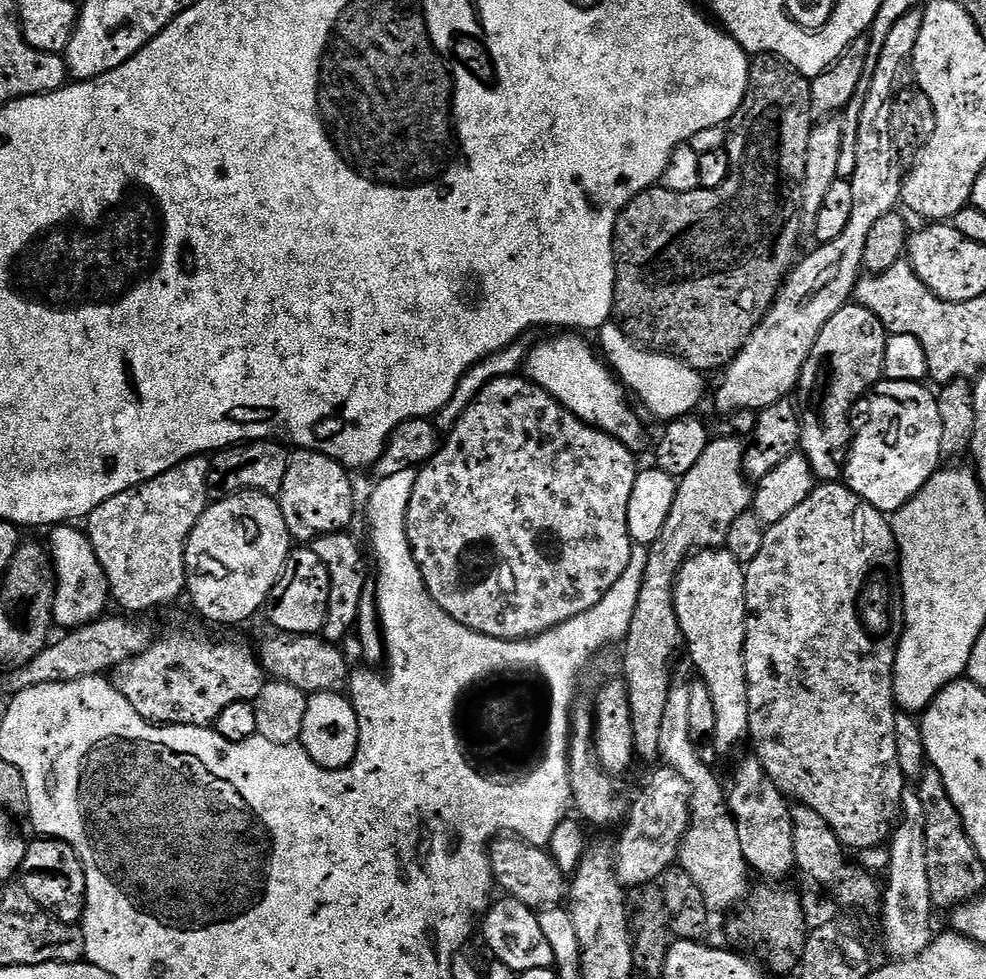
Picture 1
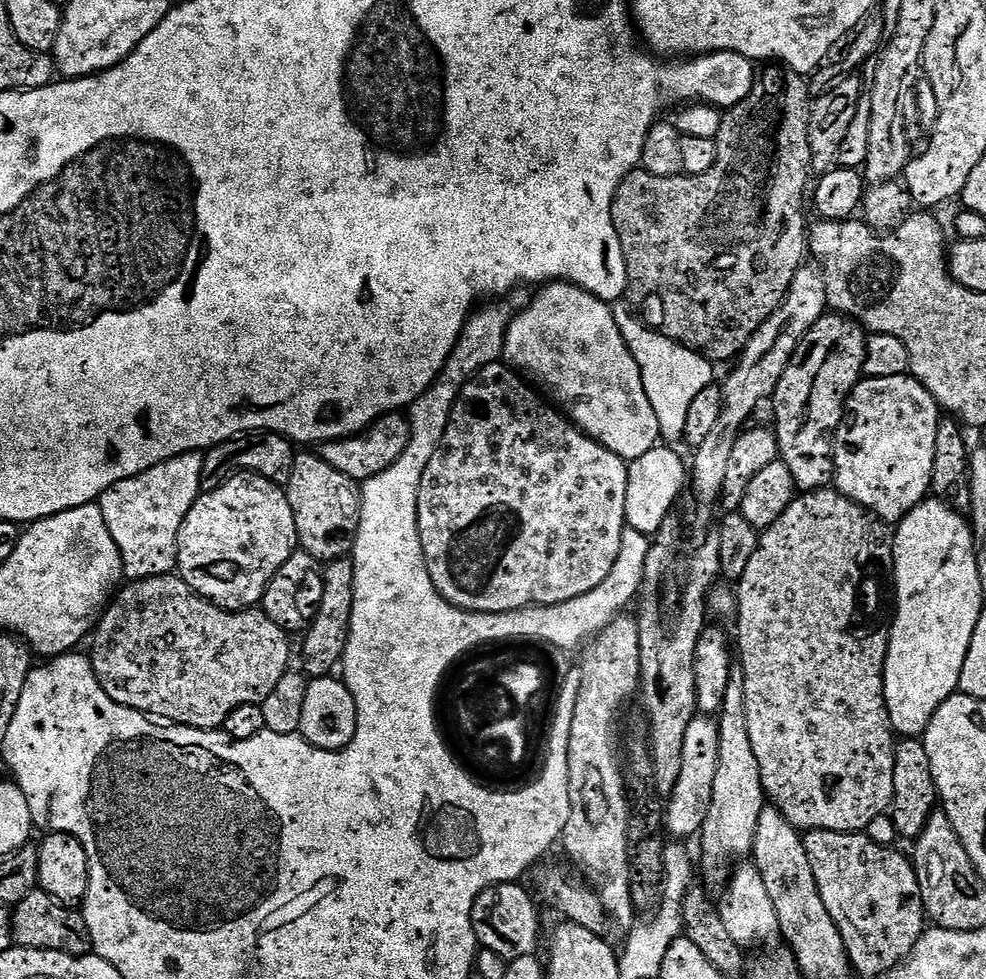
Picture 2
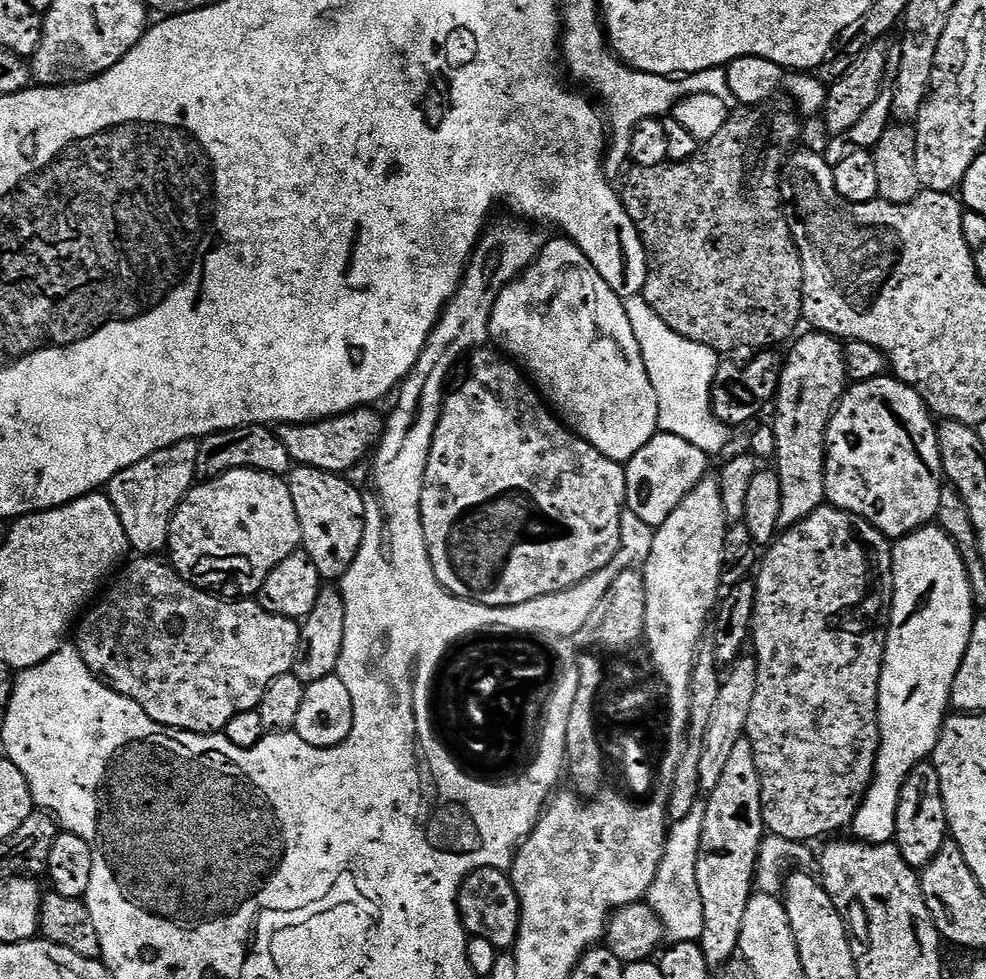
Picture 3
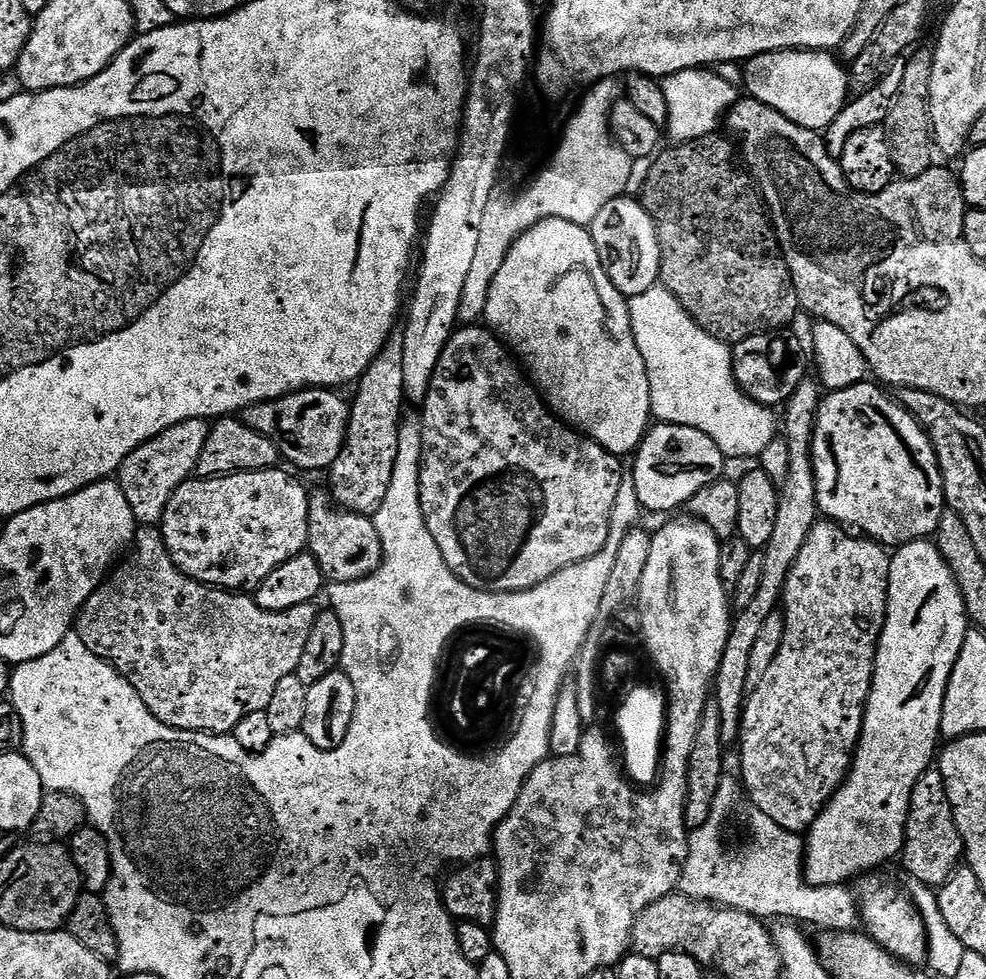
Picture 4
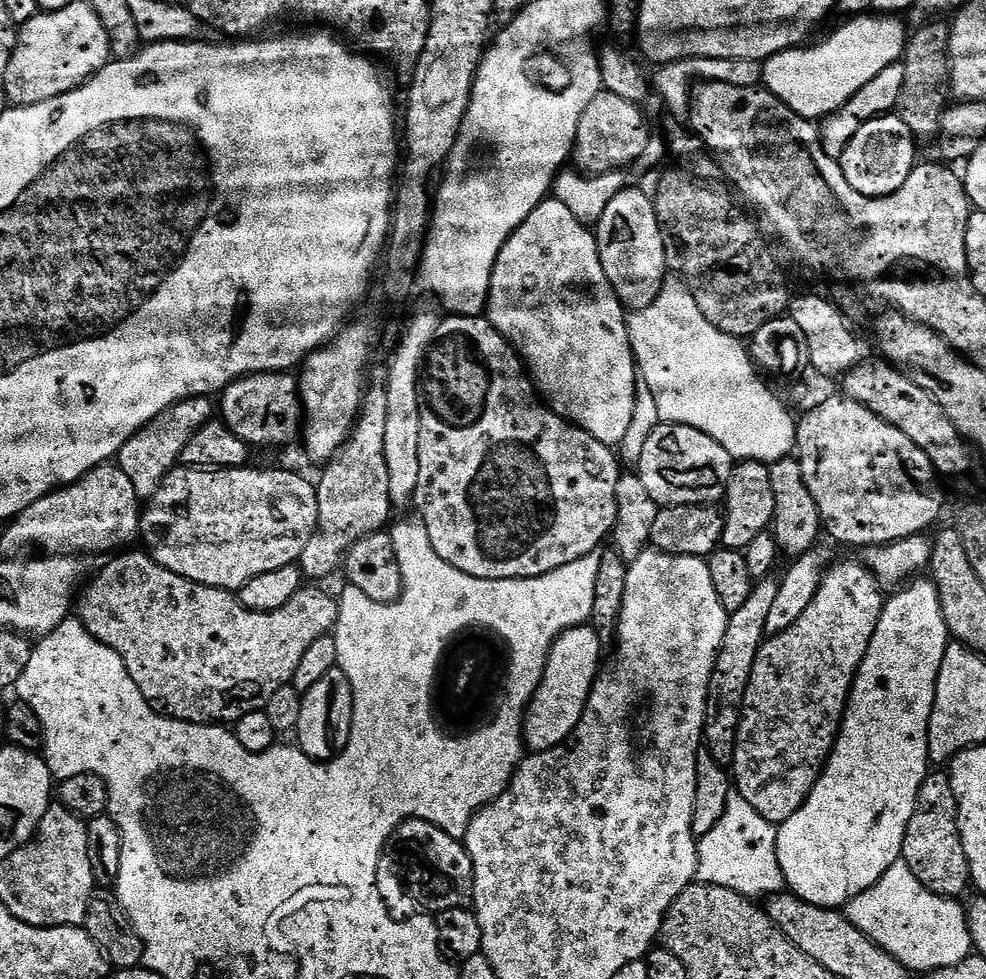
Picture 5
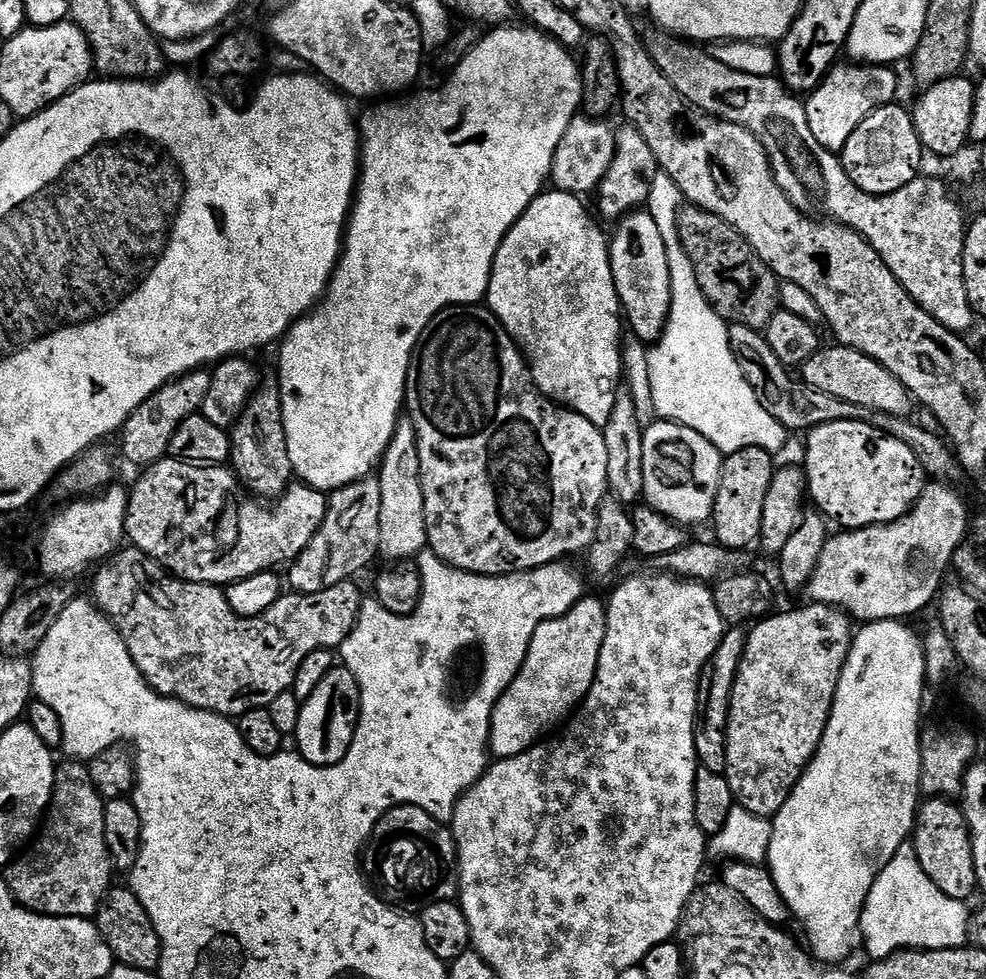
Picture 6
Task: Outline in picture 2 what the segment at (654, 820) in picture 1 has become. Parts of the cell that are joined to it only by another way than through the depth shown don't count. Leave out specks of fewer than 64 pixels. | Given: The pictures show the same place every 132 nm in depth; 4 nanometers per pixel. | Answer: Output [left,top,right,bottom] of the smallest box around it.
[664,714,720,837]

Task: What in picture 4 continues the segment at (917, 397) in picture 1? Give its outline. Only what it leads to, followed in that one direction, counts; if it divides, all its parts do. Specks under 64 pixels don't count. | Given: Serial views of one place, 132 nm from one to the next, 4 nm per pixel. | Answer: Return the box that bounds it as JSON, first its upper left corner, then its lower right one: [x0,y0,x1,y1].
[812,382,946,546]

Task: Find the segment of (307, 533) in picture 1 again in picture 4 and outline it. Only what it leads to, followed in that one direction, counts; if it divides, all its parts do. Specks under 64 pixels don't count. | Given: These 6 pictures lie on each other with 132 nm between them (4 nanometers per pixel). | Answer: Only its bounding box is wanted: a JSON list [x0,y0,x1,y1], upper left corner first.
[307,491,384,584]

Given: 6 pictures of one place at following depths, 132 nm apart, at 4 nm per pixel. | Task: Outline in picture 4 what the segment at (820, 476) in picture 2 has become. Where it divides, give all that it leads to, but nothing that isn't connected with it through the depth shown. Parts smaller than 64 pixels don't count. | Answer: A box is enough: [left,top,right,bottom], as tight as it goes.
[714,379,822,746]

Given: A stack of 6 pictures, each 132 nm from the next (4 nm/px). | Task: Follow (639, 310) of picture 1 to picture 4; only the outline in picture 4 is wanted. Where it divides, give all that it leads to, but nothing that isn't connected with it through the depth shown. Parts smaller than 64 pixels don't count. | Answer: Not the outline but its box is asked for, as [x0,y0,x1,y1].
[642,134,801,346]

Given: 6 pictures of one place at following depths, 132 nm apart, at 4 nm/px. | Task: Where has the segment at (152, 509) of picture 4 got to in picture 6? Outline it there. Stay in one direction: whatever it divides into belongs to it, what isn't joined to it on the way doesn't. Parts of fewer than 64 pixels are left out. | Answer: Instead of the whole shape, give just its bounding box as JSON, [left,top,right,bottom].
[119,370,211,470]

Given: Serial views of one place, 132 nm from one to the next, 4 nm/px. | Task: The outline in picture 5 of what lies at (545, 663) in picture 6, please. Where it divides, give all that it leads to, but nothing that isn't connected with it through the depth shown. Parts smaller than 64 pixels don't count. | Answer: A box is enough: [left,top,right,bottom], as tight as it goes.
[524,626,602,753]

